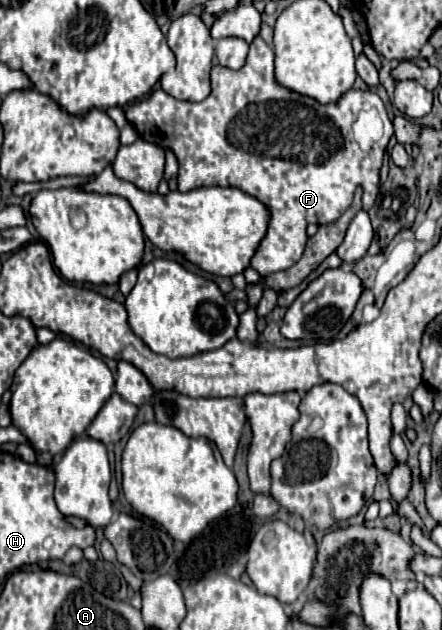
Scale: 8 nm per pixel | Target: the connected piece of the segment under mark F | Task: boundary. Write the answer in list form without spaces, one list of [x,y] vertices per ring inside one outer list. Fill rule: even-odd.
[[[260,36],[250,44],[248,60],[242,70],[230,70],[224,66],[212,68],[212,94],[204,102],[190,104],[172,98],[164,90],[154,90],[146,100],[134,102],[126,110],[126,118],[130,124],[134,124],[140,138],[174,150],[180,164],[180,192],[190,192],[202,186],[236,186],[268,208],[270,222],[266,236],[250,260],[250,266],[260,276],[294,266],[302,258],[306,246],[306,224],[330,224],[338,220],[340,214],[350,206],[352,192],[358,186],[364,188],[364,210],[370,210],[374,206],[380,190],[382,158],[394,134],[386,106],[372,90],[348,90],[338,102],[322,106],[314,98],[302,96],[278,84],[274,78],[274,52]],[[362,110],[376,110],[384,124],[382,138],[374,142],[370,150],[362,150],[352,136],[352,124]]]

